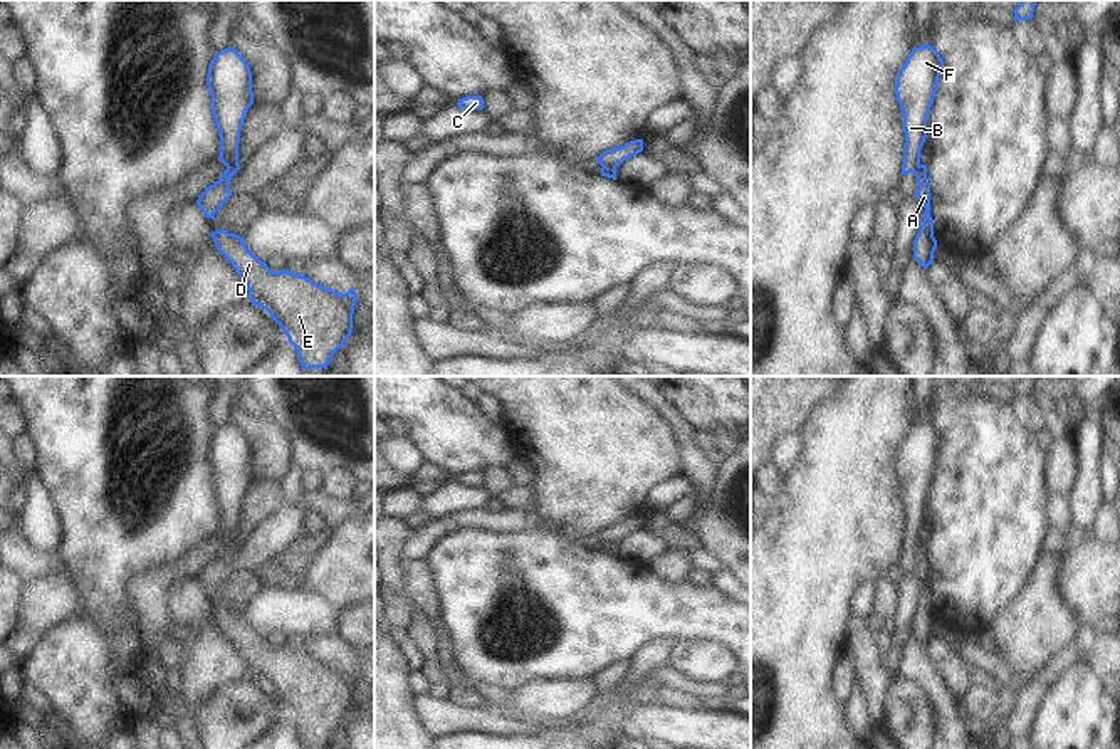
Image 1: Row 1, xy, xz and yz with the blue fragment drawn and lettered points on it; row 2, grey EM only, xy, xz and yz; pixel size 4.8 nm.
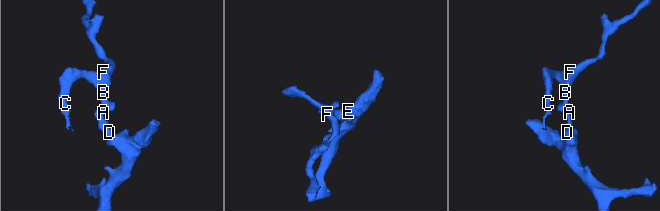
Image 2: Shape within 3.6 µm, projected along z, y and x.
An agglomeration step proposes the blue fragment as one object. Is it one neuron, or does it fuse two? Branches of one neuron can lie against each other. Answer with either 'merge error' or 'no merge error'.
merge error

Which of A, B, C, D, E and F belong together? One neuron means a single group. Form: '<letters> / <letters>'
A D E / B C F

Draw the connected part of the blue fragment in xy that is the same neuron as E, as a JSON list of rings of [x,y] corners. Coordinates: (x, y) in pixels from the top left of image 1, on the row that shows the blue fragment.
[[[215,230],[217,250],[247,285],[252,306],[265,309],[285,333],[304,369],[327,369],[353,333],[354,289],[339,294],[285,269],[272,272],[243,244],[243,237]]]

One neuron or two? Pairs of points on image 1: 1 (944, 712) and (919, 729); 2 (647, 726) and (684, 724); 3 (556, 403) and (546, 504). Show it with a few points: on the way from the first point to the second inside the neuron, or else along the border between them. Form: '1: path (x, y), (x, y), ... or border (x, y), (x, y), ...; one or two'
1: border (919, 684), (932, 702), (937, 731); two
2: path (655, 724), (675, 724); one
3: path (556, 429), (556, 479); one

